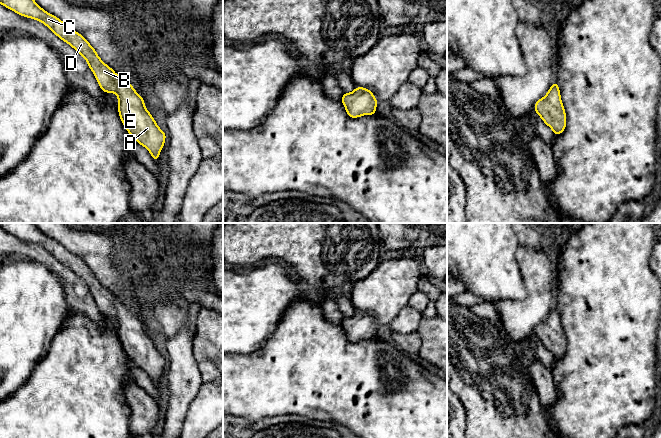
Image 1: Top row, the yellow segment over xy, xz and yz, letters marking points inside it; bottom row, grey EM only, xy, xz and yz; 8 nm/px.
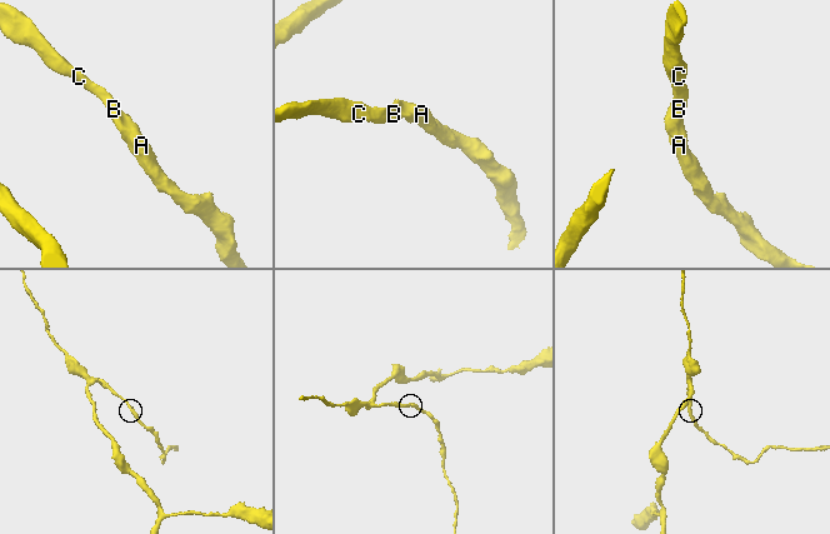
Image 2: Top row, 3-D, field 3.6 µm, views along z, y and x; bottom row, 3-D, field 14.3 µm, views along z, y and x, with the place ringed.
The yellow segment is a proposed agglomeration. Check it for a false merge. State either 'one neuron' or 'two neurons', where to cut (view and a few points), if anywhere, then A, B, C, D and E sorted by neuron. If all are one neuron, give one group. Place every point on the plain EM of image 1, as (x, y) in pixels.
one neuron; no cut; A B C D E

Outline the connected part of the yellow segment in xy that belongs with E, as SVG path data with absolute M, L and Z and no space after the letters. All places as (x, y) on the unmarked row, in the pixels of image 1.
M0 223L0 227L23 241L40 245L87 285L102 315L117 318L118 337L126 355L144 370L157 386L165 367L166 357L159 352L145 332L144 323L134 314L133 309L106 289L80 257L46 236L33 223Z

